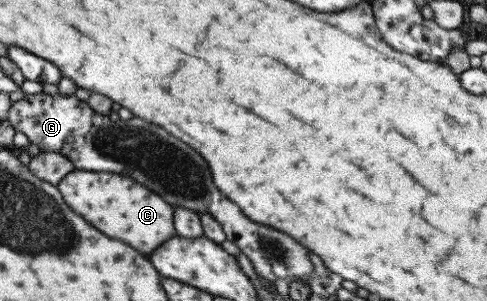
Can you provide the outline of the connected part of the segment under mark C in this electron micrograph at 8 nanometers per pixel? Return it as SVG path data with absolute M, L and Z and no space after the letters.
M75 169L60 180L58 190L66 204L84 220L94 224L100 232L106 232L110 238L122 240L140 252L150 254L154 248L176 234L172 226L174 208L166 204L158 194L126 176Z

